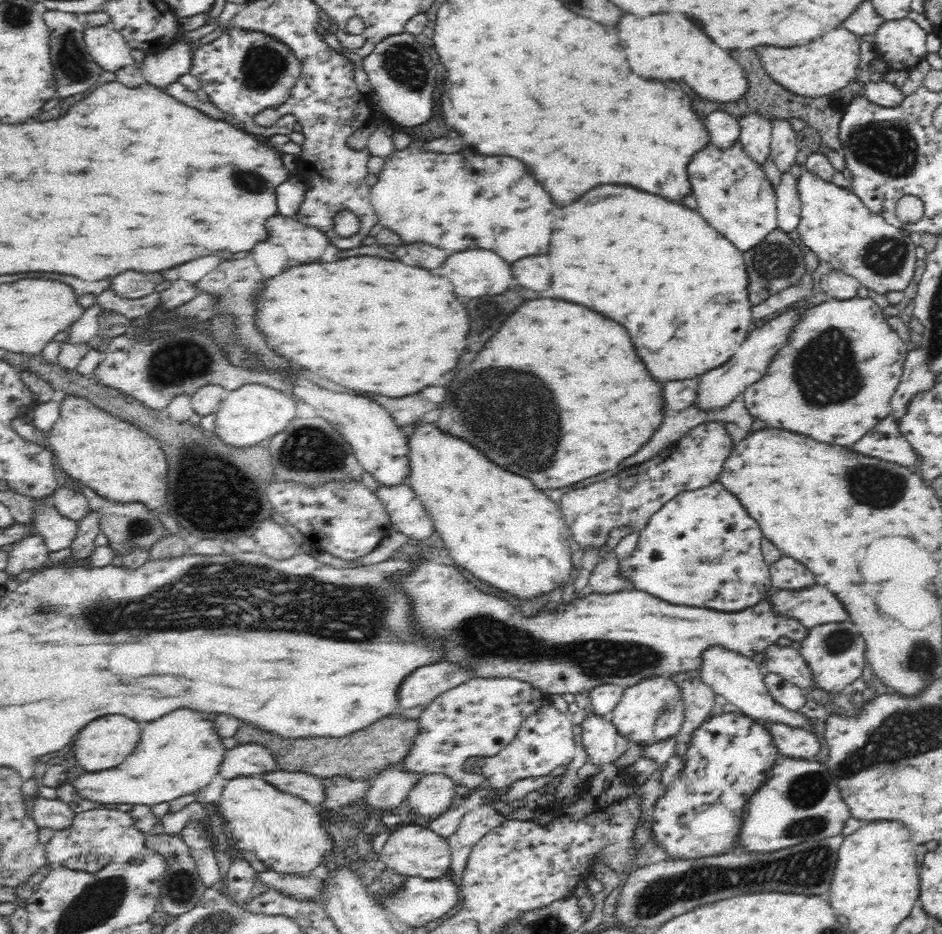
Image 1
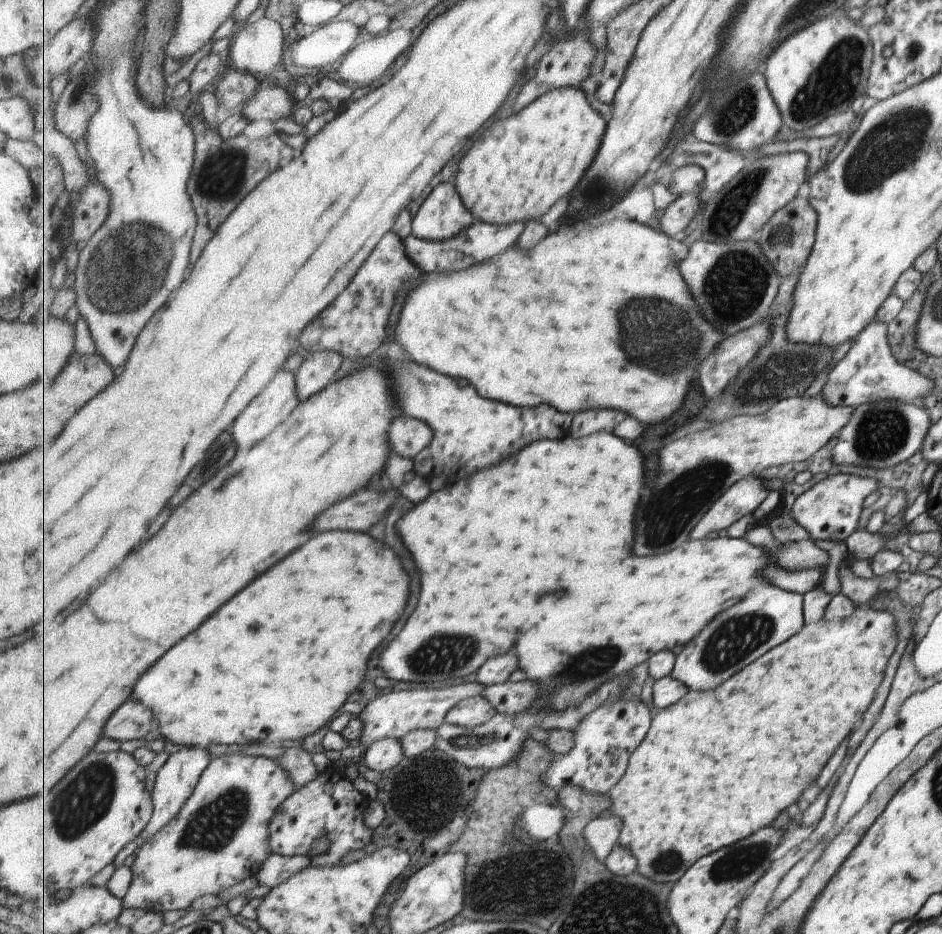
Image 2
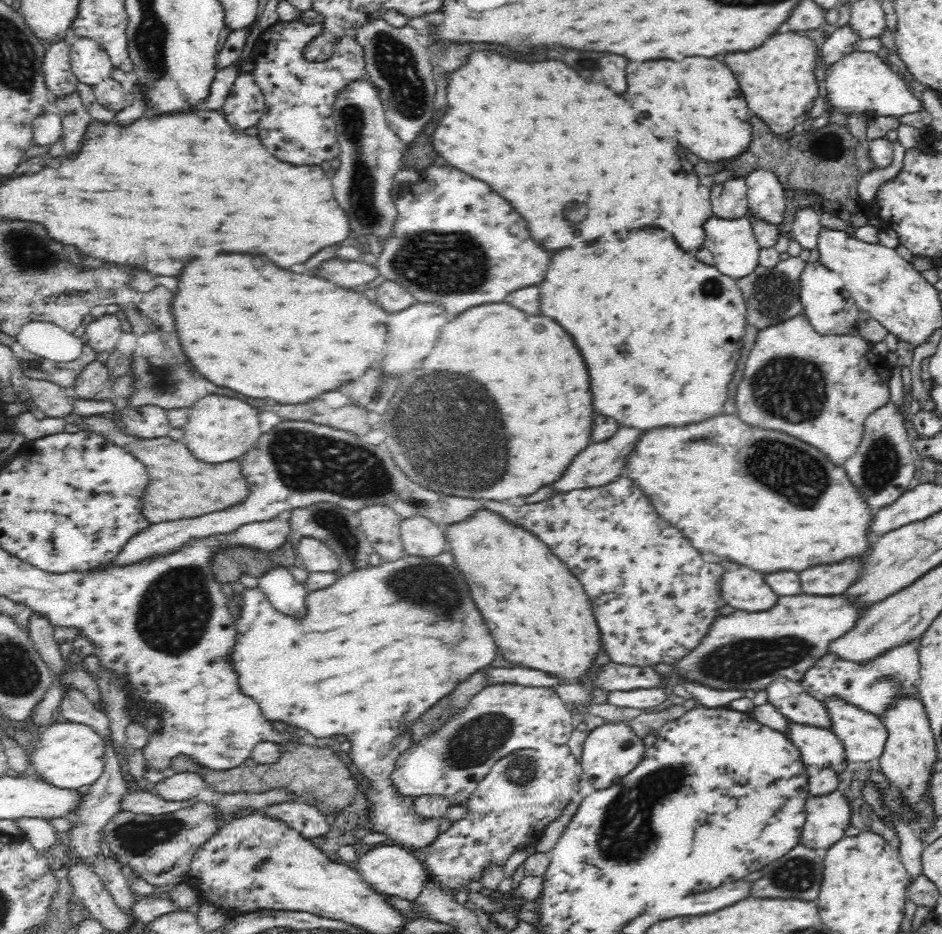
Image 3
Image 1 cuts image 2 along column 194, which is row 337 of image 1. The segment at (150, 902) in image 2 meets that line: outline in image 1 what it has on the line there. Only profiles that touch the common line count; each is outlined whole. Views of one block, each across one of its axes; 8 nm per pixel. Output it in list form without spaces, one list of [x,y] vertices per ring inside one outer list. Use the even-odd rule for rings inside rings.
[[[872,298],[832,299],[804,312],[803,322],[790,335],[790,344],[778,352],[768,374],[743,392],[747,411],[750,416],[764,420],[768,428],[790,430],[818,442],[850,447],[891,413],[891,398],[910,354],[908,345],[888,324],[882,308]]]

